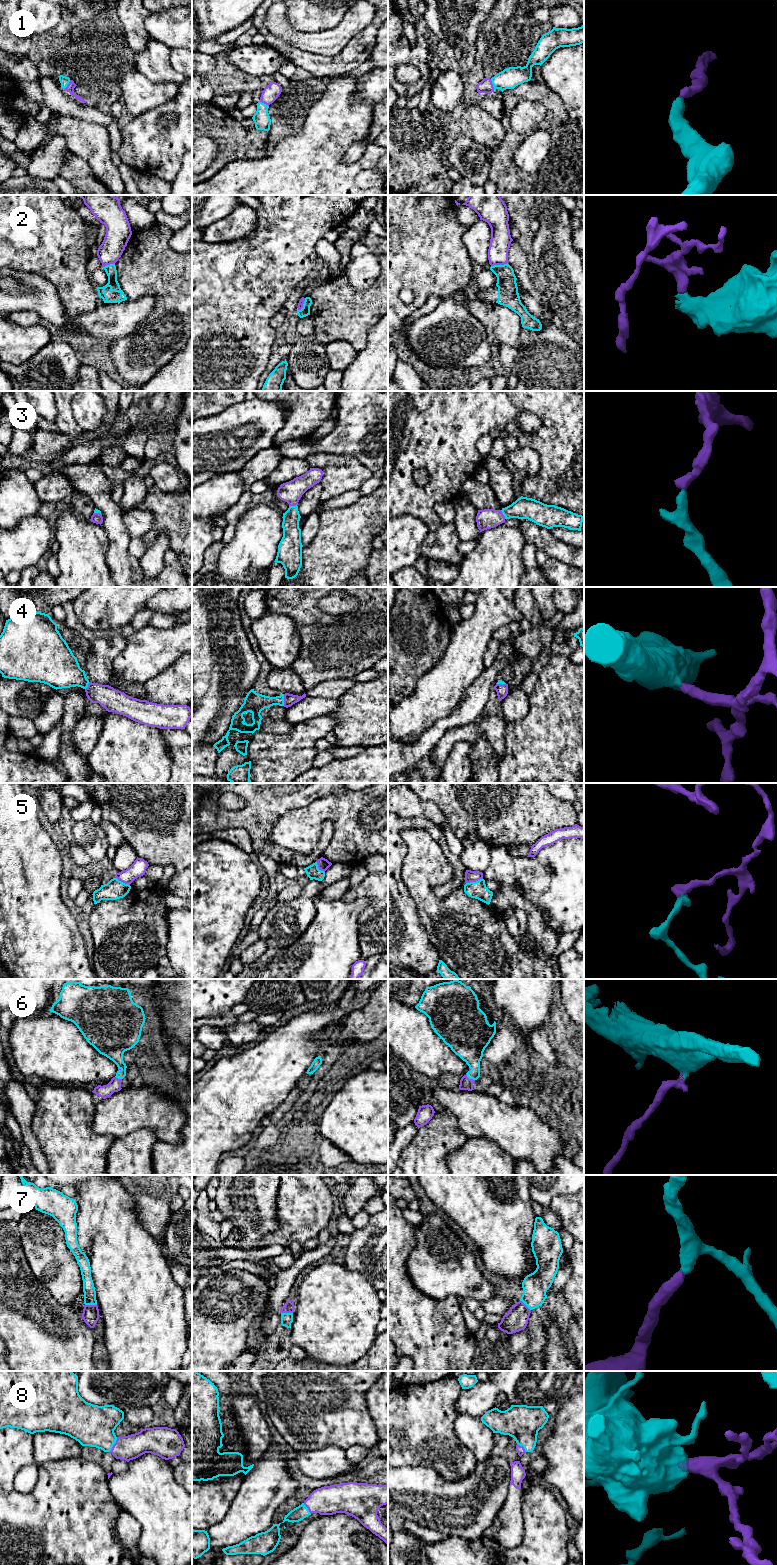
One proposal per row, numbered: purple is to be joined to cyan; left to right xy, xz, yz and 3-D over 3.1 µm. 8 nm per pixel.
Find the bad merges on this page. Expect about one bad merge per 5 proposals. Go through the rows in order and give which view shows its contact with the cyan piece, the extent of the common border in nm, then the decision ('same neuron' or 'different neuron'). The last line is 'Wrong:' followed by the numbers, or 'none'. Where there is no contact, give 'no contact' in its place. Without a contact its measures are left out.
1: contact in yz; length 90 nm; same neuron
2: contact in yz; length 140 nm; different neuron
3: contact in yz; length 80 nm; same neuron
4: contact in xz; length 100 nm; same neuron
5: contact in yz; length 140 nm; different neuron
6: contact in yz; length 90 nm; same neuron
7: contact in xy; length 100 nm; same neuron
8: contact in xy; length 140 nm; same neuron
Wrong: 2, 5

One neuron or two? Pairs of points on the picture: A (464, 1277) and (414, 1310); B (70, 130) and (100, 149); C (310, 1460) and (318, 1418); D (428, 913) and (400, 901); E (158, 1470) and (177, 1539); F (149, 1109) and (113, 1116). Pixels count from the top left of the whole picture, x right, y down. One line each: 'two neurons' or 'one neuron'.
A: two neurons
B: one neuron
C: two neurons
D: two neurons
E: one neuron
F: one neuron

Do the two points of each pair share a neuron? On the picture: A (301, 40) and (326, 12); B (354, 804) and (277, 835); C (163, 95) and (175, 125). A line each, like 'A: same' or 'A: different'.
A: different
B: same
C: different

